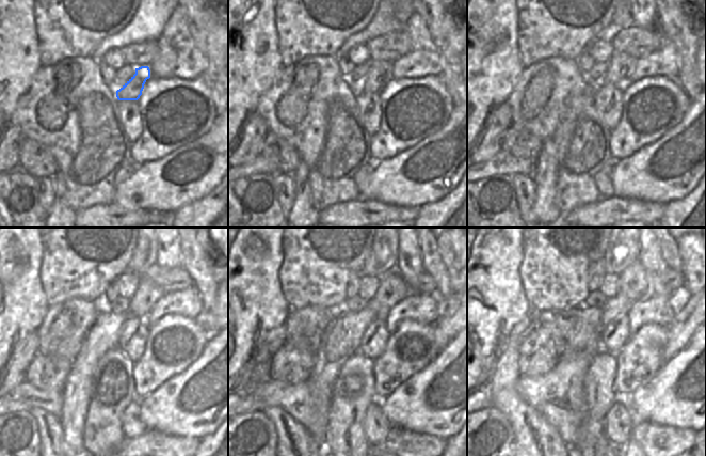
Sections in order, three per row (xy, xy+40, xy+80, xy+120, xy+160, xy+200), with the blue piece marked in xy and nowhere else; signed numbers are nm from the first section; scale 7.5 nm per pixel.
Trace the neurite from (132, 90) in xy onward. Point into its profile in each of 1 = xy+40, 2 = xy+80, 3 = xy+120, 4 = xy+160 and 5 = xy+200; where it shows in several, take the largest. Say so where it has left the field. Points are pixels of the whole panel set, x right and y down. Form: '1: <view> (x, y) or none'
1: xy+40 (380, 73)
2: xy+80 (620, 67)
3: xy+120 (147, 294)
4: xy+160 (392, 288)
5: xy+200 (634, 284)

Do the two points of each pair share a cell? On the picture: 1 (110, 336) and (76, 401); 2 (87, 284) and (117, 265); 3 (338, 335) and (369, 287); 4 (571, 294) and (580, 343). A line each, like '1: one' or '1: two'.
1: one
2: one
3: two
4: two

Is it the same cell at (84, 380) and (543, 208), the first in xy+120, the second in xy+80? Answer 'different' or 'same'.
same

